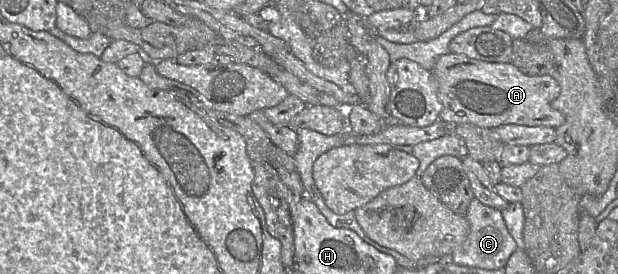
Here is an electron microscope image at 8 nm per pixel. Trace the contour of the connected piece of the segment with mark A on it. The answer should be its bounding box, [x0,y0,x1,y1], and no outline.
[432,53,565,129]

